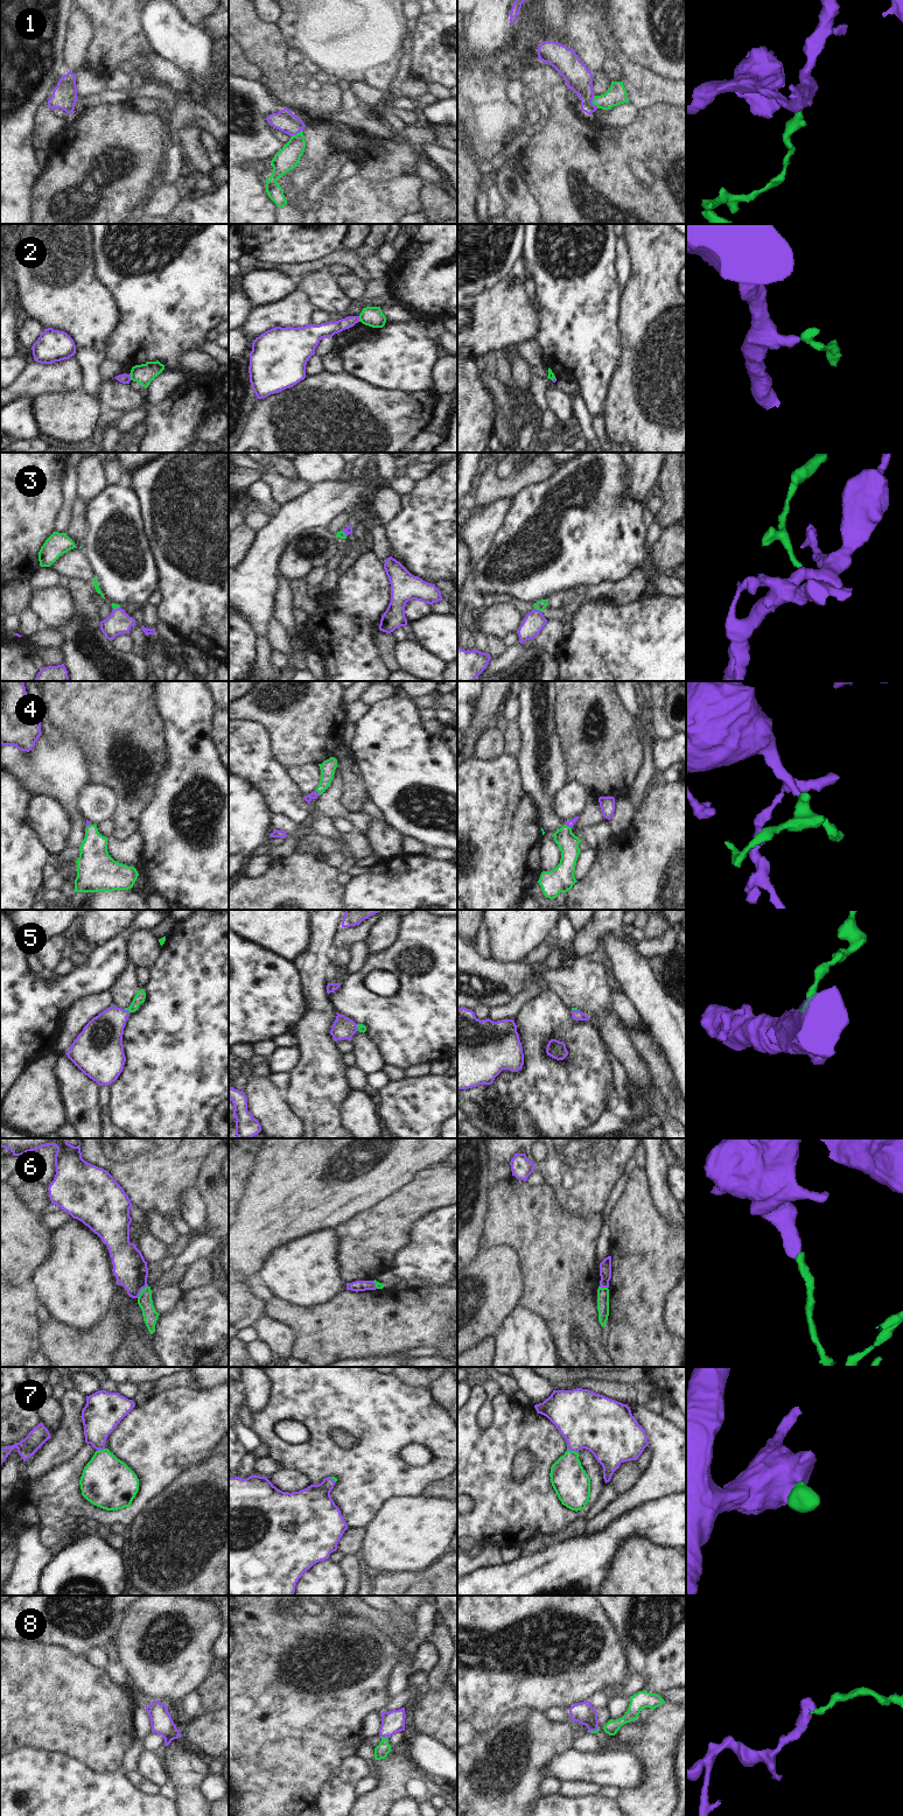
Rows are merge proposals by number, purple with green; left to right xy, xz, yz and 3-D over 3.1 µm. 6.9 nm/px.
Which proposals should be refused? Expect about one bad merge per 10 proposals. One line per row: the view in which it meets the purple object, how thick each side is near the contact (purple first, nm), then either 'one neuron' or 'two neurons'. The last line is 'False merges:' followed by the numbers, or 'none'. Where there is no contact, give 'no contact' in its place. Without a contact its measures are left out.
1: meets purple in yz; 180 nm thick on the purple side, 140 nm on the other; one neuron
2: meets purple in xy; 70 nm thick on the purple side, 140 nm on the other; two neurons
3: meets purple in yz; 140 nm thick on the purple side, 70 nm on the other; one neuron
4: meets purple in xz; 50 nm thick on the purple side, 100 nm on the other; one neuron
5: meets purple in xy; 280 nm thick on the purple side, 70 nm on the other; one neuron
6: meets purple in xy; 240 nm thick on the purple side, 100 nm on the other; two neurons
7: meets purple in yz; 380 nm thick on the purple side, 260 nm on the other; one neuron
8: meets purple in xz; 150 nm thick on the purple side, 100 nm on the other; one neuron
False merges: 2, 6

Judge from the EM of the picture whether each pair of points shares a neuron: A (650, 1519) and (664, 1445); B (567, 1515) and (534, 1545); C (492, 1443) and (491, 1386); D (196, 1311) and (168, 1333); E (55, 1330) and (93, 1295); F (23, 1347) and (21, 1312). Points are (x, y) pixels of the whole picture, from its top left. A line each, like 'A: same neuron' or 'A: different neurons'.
A: different neurons
B: different neurons
C: different neurons
D: same neuron
E: different neurons
F: same neuron

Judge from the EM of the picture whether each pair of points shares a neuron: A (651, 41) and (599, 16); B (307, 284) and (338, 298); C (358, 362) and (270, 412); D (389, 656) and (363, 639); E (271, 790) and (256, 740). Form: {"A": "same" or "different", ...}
{"A": "different", "B": "same", "C": "different", "D": "different", "E": "same"}

